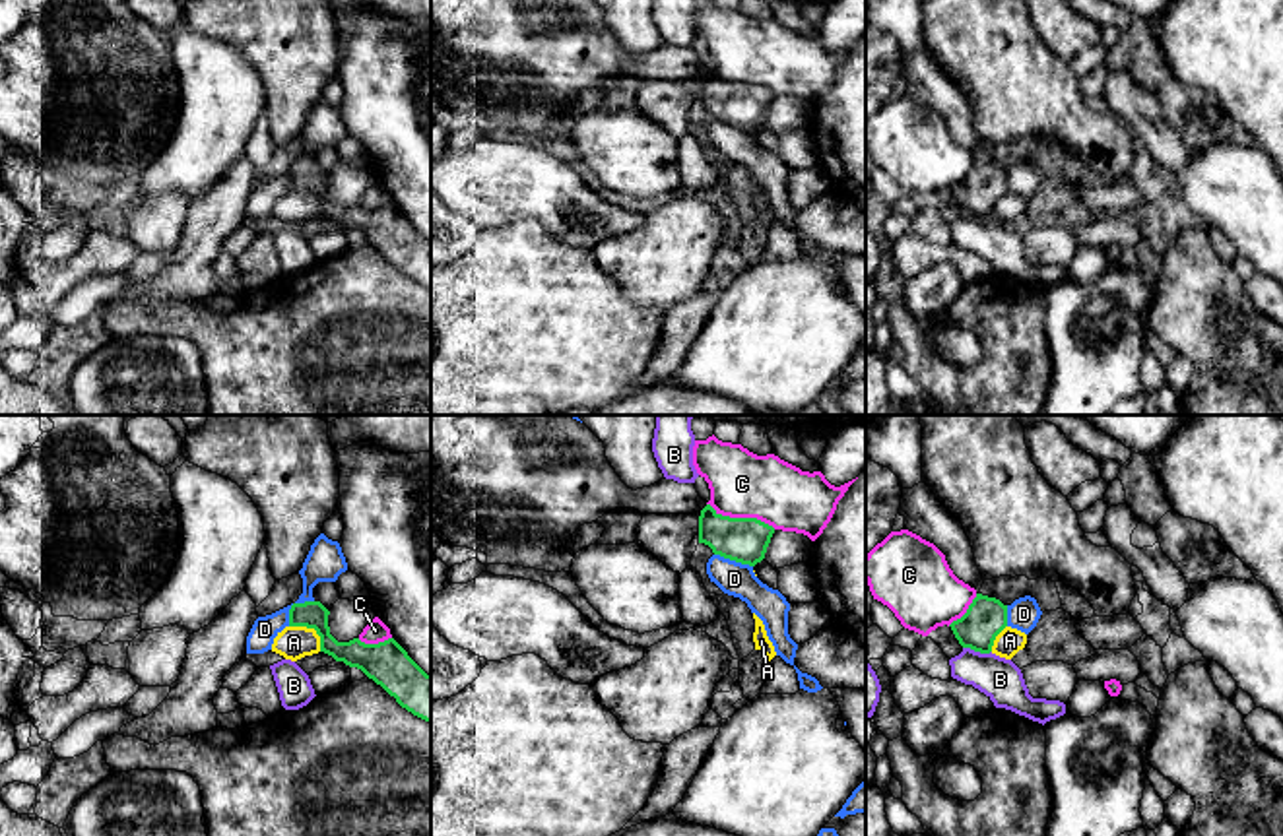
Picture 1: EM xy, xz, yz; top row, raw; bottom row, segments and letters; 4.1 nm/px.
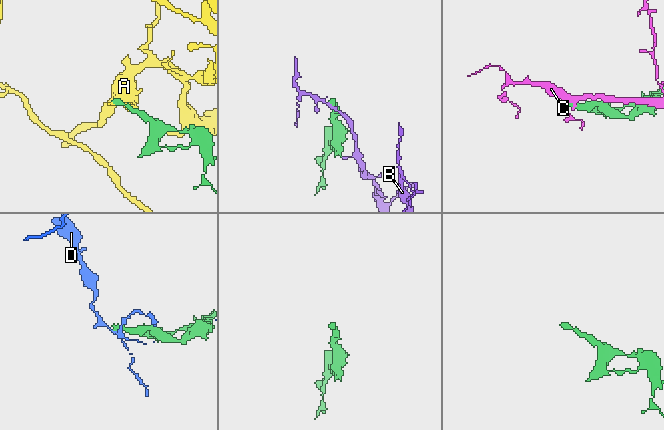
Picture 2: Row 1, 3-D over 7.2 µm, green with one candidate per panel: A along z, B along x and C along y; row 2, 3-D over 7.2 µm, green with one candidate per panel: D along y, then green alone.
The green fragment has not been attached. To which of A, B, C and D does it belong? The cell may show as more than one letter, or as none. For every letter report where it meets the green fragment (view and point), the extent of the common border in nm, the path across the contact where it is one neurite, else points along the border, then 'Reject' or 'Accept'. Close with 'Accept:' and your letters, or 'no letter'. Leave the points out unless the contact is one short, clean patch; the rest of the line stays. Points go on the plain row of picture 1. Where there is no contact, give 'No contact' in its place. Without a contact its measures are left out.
A: Touches green at xy (313, 192). Shared border 170 nm. Boundary: xy (290, 191), (311, 192), (319, 202), (321, 216). Reject
B: Touches green at yz (977, 216). Shared border 120 nm. Boundary: yz (963, 212), (975, 218), (990, 218). Reject
C: Touches green at xz (742, 84). Shared border 300 nm. Reject
D: Touches green at xy (292, 171). Shared border 160 nm. Boundary: xy (313, 165), (294, 169), (288, 179), (288, 191). Reject
Accept: no letter

